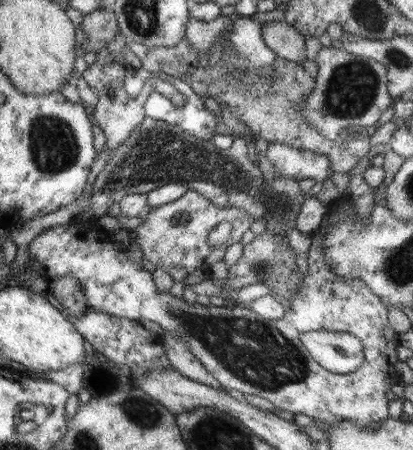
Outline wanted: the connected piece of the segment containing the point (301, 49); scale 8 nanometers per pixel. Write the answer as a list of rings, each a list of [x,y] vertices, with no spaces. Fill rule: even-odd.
[[[267,20],[261,27],[264,42],[278,57],[300,65],[307,59],[305,36],[286,21]]]

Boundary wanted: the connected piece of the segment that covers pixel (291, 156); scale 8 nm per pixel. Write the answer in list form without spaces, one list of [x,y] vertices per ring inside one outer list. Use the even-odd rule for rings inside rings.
[[[272,142],[265,155],[274,164],[276,172],[280,170],[277,178],[298,178],[298,181],[312,178],[316,182],[324,182],[333,175],[329,157],[324,154]],[[282,164],[286,164],[286,168]]]

